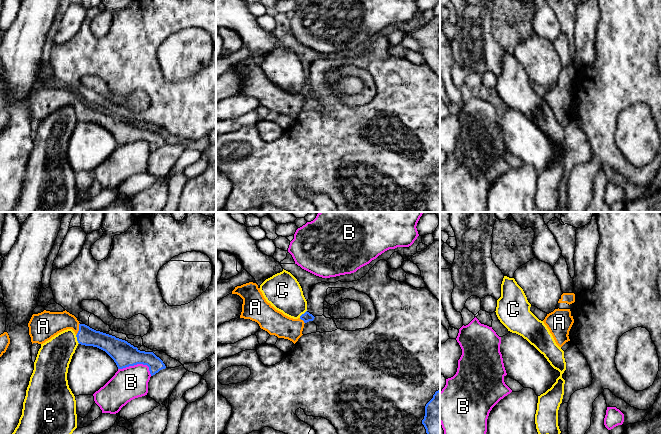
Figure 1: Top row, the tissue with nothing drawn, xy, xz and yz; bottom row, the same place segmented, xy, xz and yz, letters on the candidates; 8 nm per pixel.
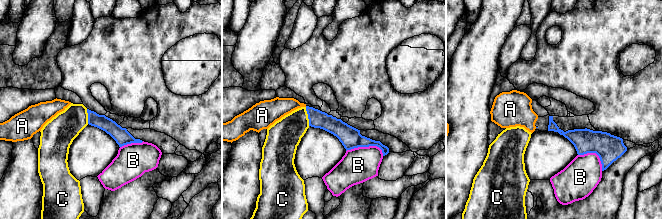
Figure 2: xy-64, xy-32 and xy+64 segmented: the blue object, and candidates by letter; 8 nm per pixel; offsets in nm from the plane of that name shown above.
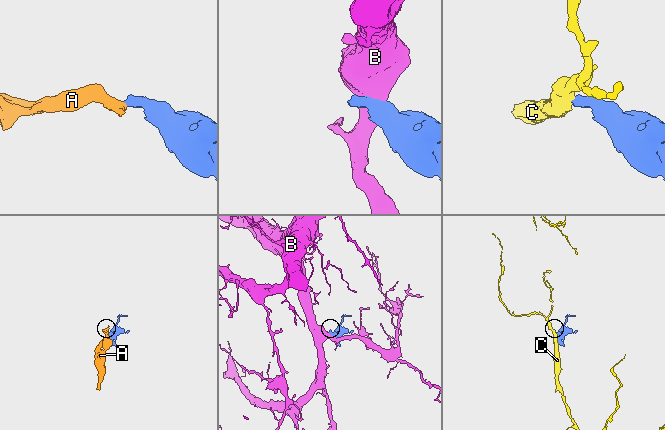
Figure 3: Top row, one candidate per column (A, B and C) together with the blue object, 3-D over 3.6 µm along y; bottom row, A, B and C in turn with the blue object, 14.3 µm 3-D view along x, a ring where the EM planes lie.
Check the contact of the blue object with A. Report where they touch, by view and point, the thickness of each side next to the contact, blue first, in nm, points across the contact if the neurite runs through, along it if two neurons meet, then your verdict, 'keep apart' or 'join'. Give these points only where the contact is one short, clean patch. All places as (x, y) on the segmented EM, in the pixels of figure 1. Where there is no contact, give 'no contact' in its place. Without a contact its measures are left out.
meets blue in xy at (79, 329); 150 nm thick on the blue side, 200 nm on the other; runs through xy (87, 336), (79, 329), (74, 324), (49, 324); join

